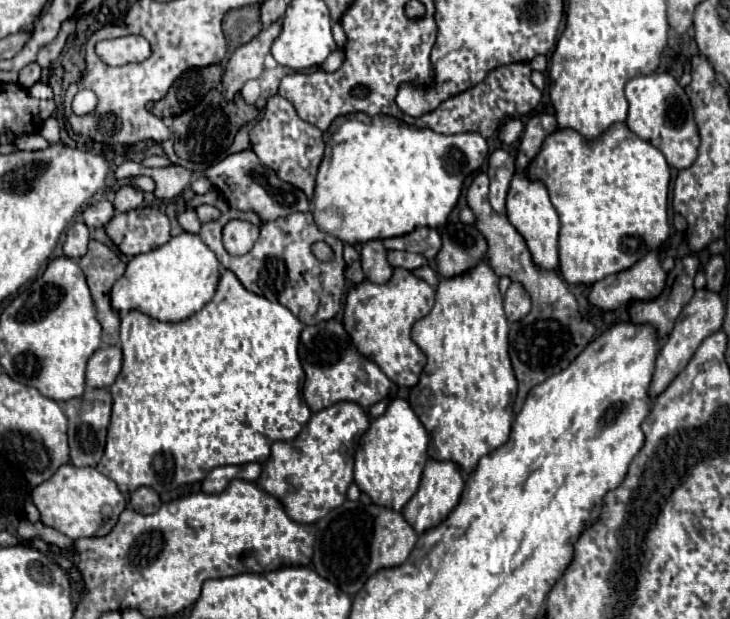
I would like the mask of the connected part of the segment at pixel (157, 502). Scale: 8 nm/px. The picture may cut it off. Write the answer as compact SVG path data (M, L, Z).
M139 487L131 495L131 507L135 511L143 513L143 515L149 515L149 513L155 513L161 507L161 499L151 487Z

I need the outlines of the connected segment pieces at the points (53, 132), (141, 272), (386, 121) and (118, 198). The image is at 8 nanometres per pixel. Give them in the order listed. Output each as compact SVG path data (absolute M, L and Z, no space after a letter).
M49 117L43 125L41 125L41 129L39 129L39 133L49 141L49 143L57 143L59 141L59 125L57 125L57 119L55 117Z
M181 231L165 245L135 255L127 263L125 275L111 289L111 305L115 311L139 309L159 321L183 321L207 305L217 289L221 263L197 233Z
M391 115L373 117L371 123L347 119L329 143L331 151L325 153L319 173L317 187L313 195L313 217L317 227L323 227L323 219L333 221L333 209L341 215L339 229L333 225L323 227L323 231L335 235L343 243L365 243L371 239L387 239L411 233L417 227L441 227L449 213L453 211L465 177L479 171L487 157L487 141L479 133L457 133L441 135L431 129L409 127Z
M123 185L121 189L115 191L115 199L113 199L113 207L117 211L131 211L137 209L139 205L143 205L143 191L133 187L133 185Z

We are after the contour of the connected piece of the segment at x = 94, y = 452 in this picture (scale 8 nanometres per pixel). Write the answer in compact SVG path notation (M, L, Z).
M87 389L81 397L65 401L65 415L69 419L69 457L75 467L97 467L103 457L107 425L111 417L111 395L107 389Z

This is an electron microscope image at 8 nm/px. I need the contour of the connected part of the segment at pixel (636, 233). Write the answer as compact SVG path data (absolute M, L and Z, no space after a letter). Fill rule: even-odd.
M613 123L609 129L605 129L597 139L585 139L583 135L579 135L577 131L573 129L555 129L551 135L545 137L543 145L541 145L541 151L535 155L535 159L527 165L525 169L527 177L533 179L533 181L541 181L547 191L549 191L549 197L551 197L551 203L553 207L557 209L559 213L559 221L561 221L561 231L559 231L559 271L563 275L563 279L567 283L585 283L585 285L593 285L597 281L601 281L603 277L607 275L613 275L613 273L619 273L631 265L635 265L639 259L643 259L643 255L647 255L647 251L653 251L655 247L659 247L663 241L667 241L669 237L669 221L667 221L667 209L668 209L668 195L669 195L669 179L671 179L671 171L669 171L669 165L663 157L663 153L653 147L651 143L639 139L635 133L629 131L629 127L625 123Z

